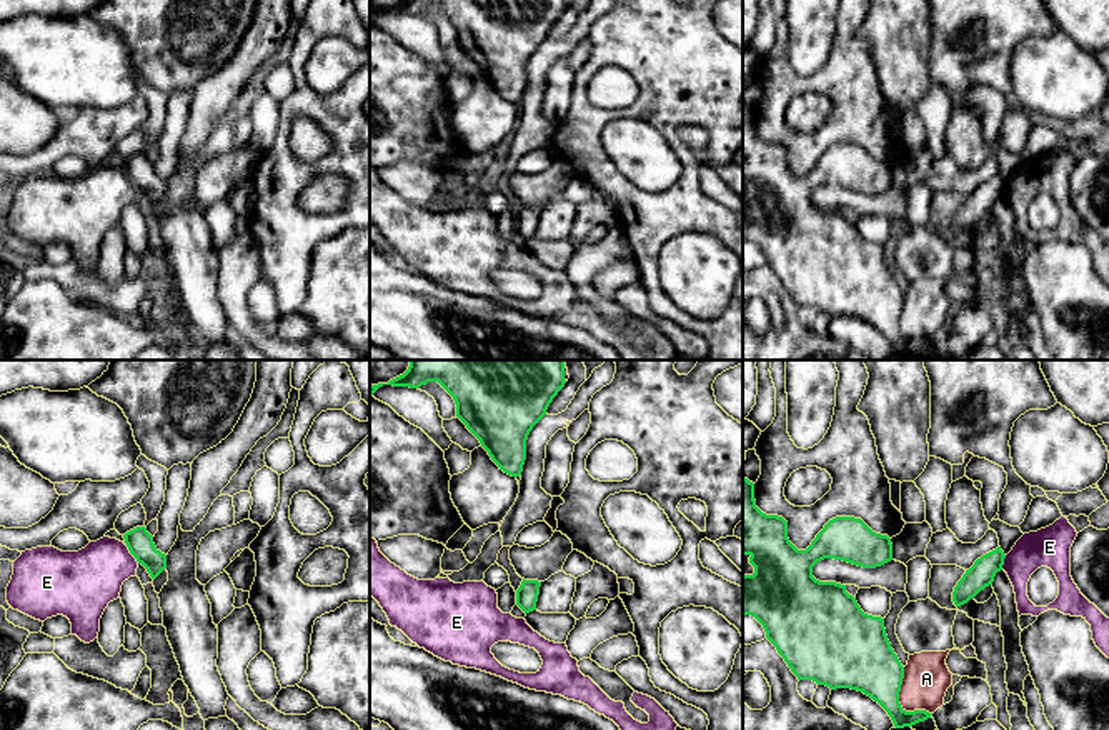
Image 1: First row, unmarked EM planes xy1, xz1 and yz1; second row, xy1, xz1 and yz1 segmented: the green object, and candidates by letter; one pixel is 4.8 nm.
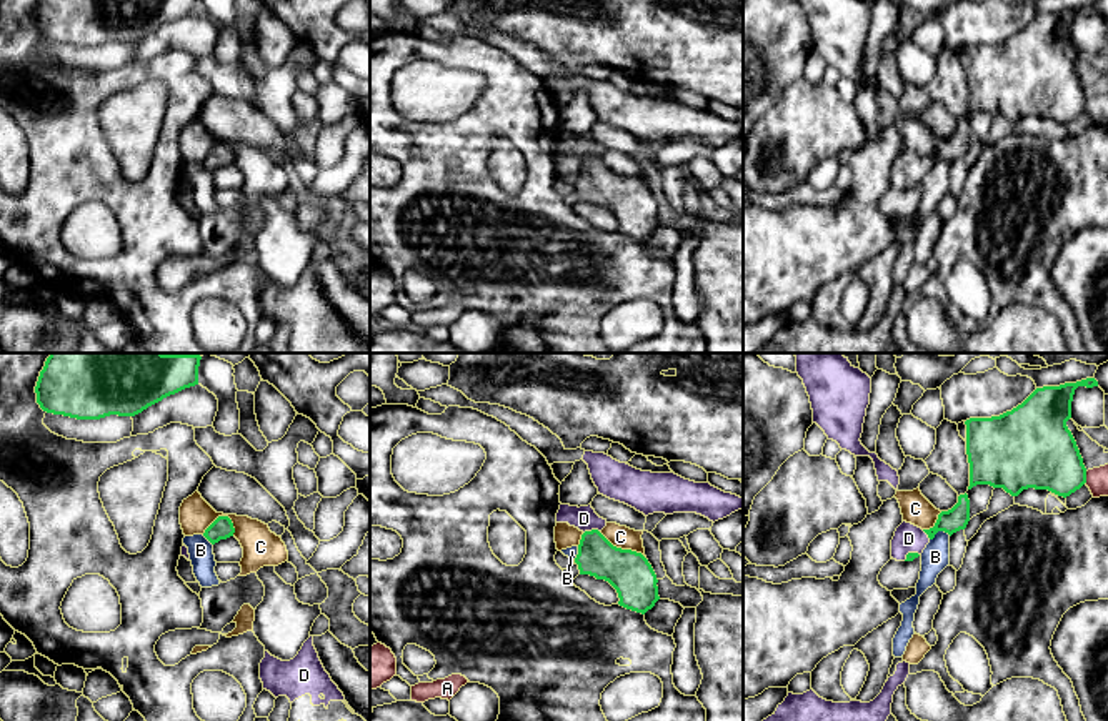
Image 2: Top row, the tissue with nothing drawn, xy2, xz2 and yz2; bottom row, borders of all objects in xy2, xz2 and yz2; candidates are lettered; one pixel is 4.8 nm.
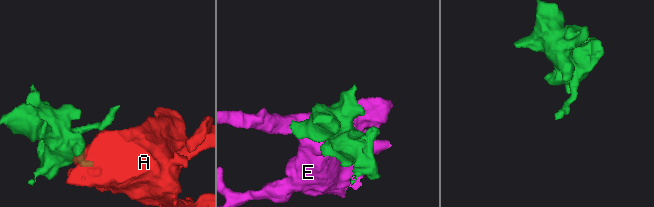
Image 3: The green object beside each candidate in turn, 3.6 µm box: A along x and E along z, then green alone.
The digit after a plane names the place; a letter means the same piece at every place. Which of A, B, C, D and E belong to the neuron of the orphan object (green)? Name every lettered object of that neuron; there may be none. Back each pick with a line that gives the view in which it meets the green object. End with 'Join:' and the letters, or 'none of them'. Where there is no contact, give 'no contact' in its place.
D: xz2
Join: D

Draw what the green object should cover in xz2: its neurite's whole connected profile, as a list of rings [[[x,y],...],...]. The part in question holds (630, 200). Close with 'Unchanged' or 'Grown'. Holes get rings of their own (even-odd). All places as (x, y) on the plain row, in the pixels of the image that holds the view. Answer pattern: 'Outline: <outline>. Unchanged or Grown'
Outline: [[[560,132],[556,150],[568,150],[583,160],[575,185],[580,201],[608,208],[618,220],[618,231],[626,236],[645,241],[655,233],[660,223],[651,191],[641,180],[613,173],[600,160],[606,147],[591,132]]]. Grown

